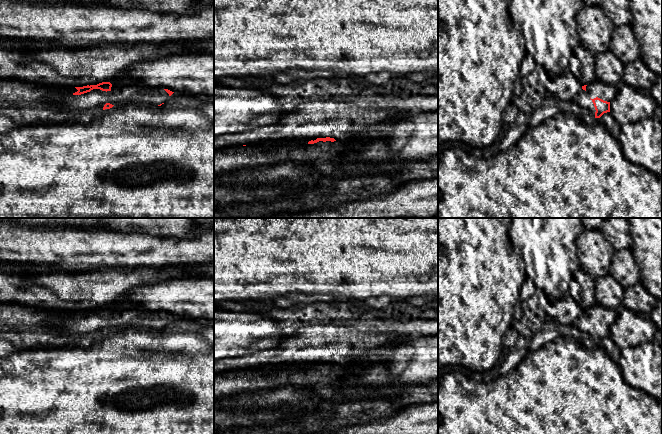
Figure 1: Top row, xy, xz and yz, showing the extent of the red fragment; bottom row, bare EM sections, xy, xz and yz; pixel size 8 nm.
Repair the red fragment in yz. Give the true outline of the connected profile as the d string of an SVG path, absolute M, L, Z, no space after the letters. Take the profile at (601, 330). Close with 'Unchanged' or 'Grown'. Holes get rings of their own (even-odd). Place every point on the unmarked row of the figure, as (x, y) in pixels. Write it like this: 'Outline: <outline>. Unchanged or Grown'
Outline: M595 303L582 310L574 330L591 342L600 342L604 337L610 336L610 326L616 317L616 310Z. Grown

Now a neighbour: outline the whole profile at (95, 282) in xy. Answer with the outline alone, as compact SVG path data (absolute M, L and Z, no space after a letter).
M214 262L79 273L48 269L45 266L21 272L0 267L0 303L83 311L116 305L123 293L142 285L187 277L214 278Z

